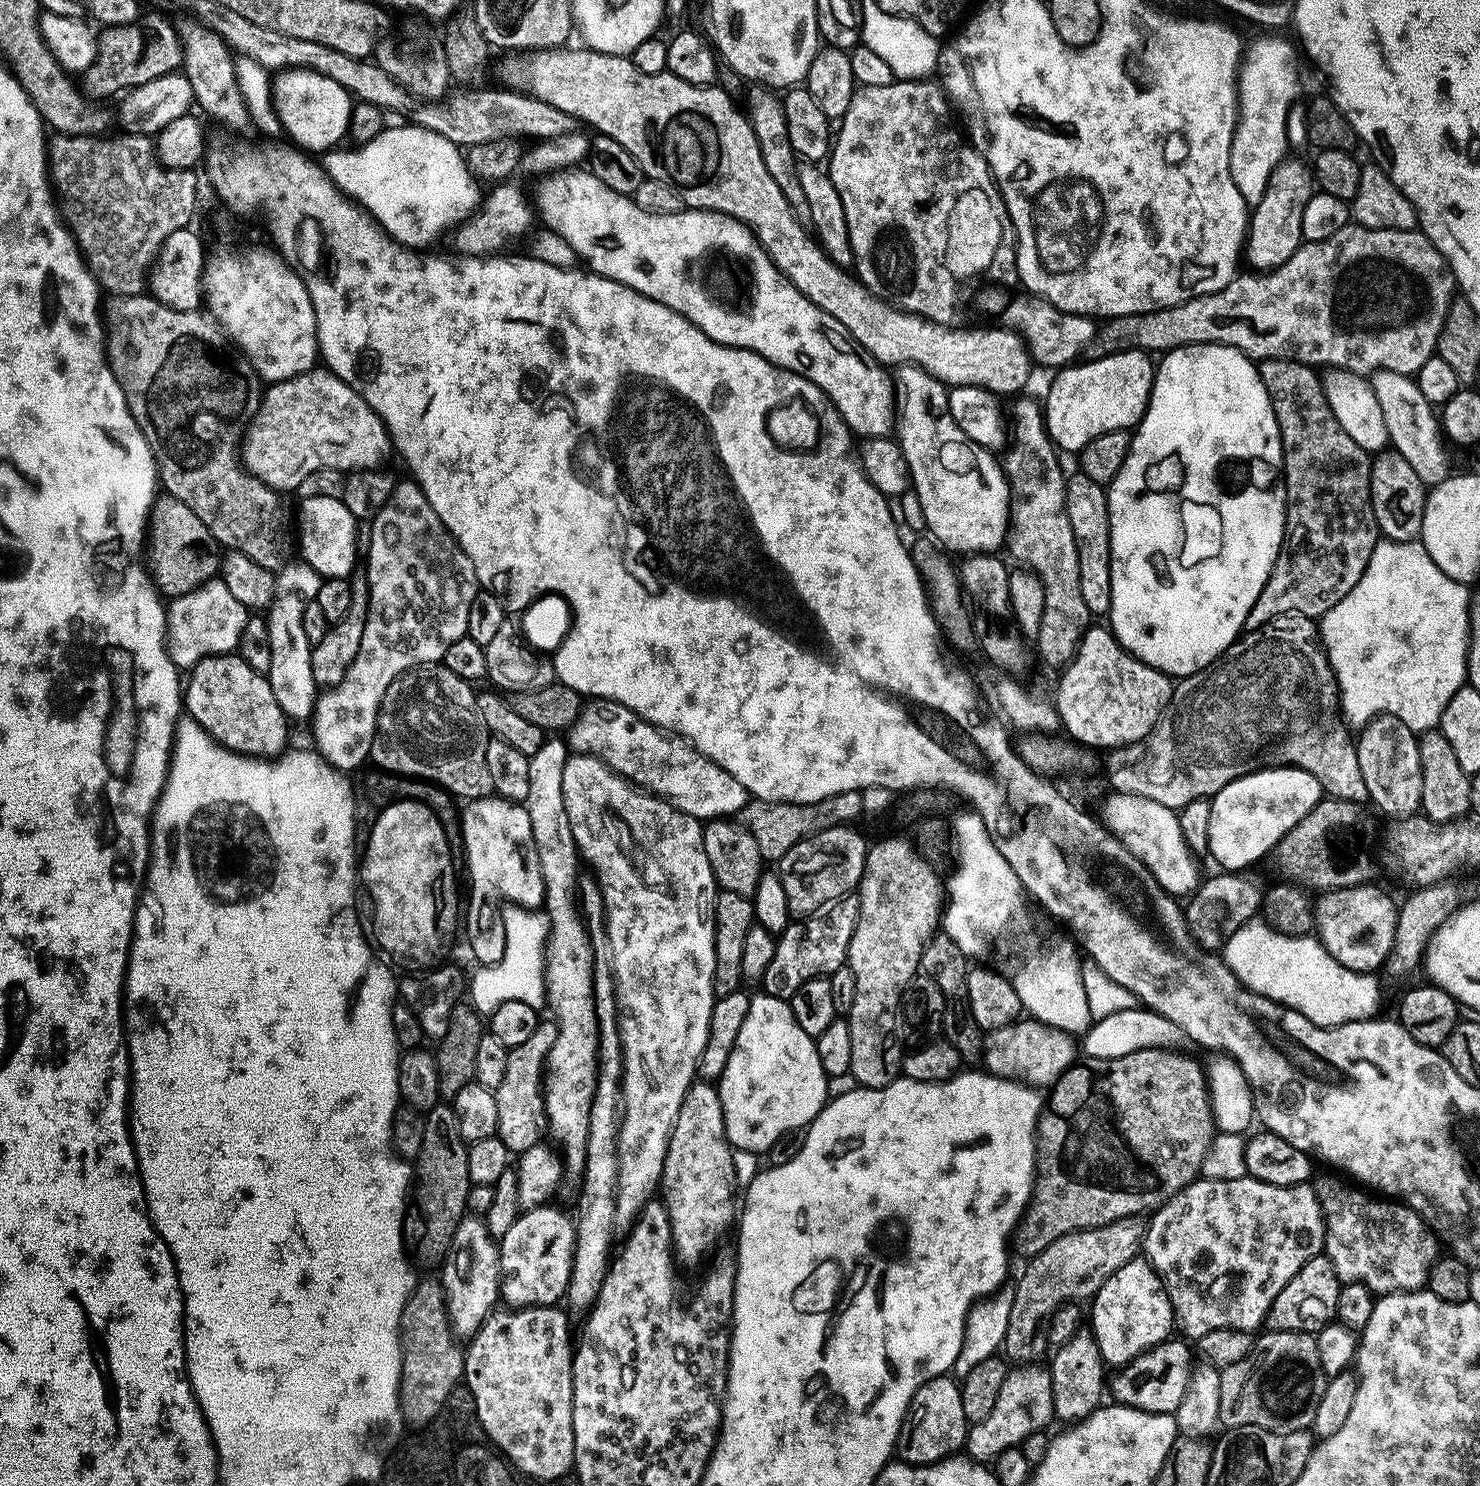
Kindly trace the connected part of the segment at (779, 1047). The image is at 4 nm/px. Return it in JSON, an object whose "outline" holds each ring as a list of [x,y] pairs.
{"outline":[[[763,994],[752,996],[746,1022],[742,1022],[742,1030],[738,1030],[738,1042],[734,1042],[734,1050],[730,1050],[730,1062],[726,1062],[726,1070],[722,1070],[720,1075],[718,1091],[728,1143],[738,1151],[767,1153],[776,1139],[786,1134],[786,1130],[807,1129],[822,1111],[829,1101],[828,1077],[822,1070],[814,1037],[798,1026],[798,1018],[794,1018],[789,1001]]]}

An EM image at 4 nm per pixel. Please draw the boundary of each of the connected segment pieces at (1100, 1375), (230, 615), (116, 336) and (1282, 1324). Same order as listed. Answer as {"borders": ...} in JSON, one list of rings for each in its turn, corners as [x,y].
{"borders":[[[[1082,1330],[1071,1338],[1067,1343],[1059,1345],[1052,1356],[1050,1371],[1052,1374],[1052,1415],[1057,1421],[1061,1420],[1064,1426],[1076,1426],[1088,1419],[1088,1415],[1101,1407],[1103,1396],[1106,1396],[1106,1365],[1102,1354],[1096,1345],[1096,1337],[1091,1331]]],[[[220,578],[209,580],[201,588],[190,590],[190,594],[175,597],[167,605],[166,611],[168,613],[166,640],[168,657],[176,663],[177,669],[180,670],[191,670],[198,661],[207,656],[223,656],[235,653],[239,649],[242,630],[250,615],[249,609],[244,608],[242,602],[238,602],[238,598],[234,598],[234,594],[230,594],[230,590],[226,590],[223,579]]],[[[148,294],[125,296],[117,304],[120,305],[113,310],[112,321],[109,319],[106,324],[108,365],[112,367],[114,378],[118,378],[118,386],[122,386],[126,406],[130,406],[130,414],[134,418],[134,422],[138,422],[138,426],[150,446],[152,456],[156,459],[158,480],[163,491],[169,496],[178,498],[178,502],[186,502],[186,506],[190,506],[190,510],[194,510],[194,514],[198,514],[198,518],[202,518],[206,530],[210,530],[210,534],[216,539],[216,543],[220,545],[221,549],[246,554],[246,558],[254,558],[254,562],[258,562],[258,566],[263,568],[273,570],[285,568],[293,559],[294,532],[293,529],[292,532],[288,529],[288,520],[284,517],[283,510],[280,509],[281,493],[270,487],[269,484],[264,484],[257,476],[253,476],[244,465],[242,445],[246,437],[246,424],[245,421],[242,422],[240,419],[243,418],[244,407],[248,404],[248,384],[240,377],[239,370],[232,365],[232,360],[228,357],[230,344],[216,317],[204,310],[183,312],[182,310],[167,308],[165,304],[161,304],[159,300]]],[[[1323,1254],[1310,1258],[1282,1290],[1278,1290],[1278,1298],[1268,1311],[1267,1327],[1273,1332],[1307,1332],[1315,1334],[1325,1328],[1326,1325],[1336,1320],[1336,1307],[1338,1306],[1338,1294],[1342,1285],[1330,1258]]]]}

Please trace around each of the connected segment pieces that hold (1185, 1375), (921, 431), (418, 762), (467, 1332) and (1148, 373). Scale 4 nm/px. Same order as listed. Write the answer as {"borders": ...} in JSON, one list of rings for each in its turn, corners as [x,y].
{"borders":[[[[1169,1338],[1162,1344],[1148,1349],[1143,1356],[1121,1367],[1116,1377],[1110,1380],[1110,1396],[1117,1404],[1126,1408],[1137,1408],[1143,1412],[1175,1414],[1187,1392],[1194,1367],[1194,1352],[1183,1344],[1183,1339]]],[[[901,364],[894,372],[894,388],[897,393],[904,392],[904,401],[899,401],[898,415],[894,420],[894,436],[908,463],[911,487],[918,502],[922,502],[922,514],[926,514],[927,531],[949,553],[992,554],[996,547],[1003,545],[1008,529],[1008,506],[1010,493],[1008,479],[1001,463],[991,451],[968,439],[968,435],[958,427],[954,418],[948,415],[949,389],[941,380],[936,380],[924,368],[914,364]]],[[[439,663],[409,668],[382,694],[382,702],[376,719],[376,733],[372,739],[371,763],[385,773],[401,772],[404,776],[421,776],[439,786],[444,778],[438,768],[444,768],[448,762],[468,760],[474,750],[486,750],[489,733],[480,720],[476,709],[476,692],[469,681],[458,678],[458,674],[450,674],[450,670]]],[[[468,1214],[454,1230],[452,1244],[442,1265],[444,1298],[448,1302],[448,1317],[457,1337],[468,1338],[483,1324],[496,1306],[500,1291],[500,1249],[497,1237],[488,1232],[488,1225],[479,1215]]],[[[1133,350],[1097,360],[1085,359],[1055,373],[1056,381],[1048,392],[1046,427],[1061,453],[1079,454],[1098,434],[1139,425],[1152,394],[1154,364],[1148,360],[1145,353]]]]}

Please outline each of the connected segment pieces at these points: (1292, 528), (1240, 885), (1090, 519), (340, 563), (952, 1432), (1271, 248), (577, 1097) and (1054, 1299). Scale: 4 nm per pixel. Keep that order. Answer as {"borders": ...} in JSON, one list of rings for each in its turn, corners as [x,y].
{"borders":[[[[1262,360],[1258,364],[1258,378],[1272,403],[1272,416],[1278,422],[1284,451],[1284,541],[1266,578],[1266,586],[1262,586],[1262,594],[1258,594],[1250,614],[1246,614],[1244,628],[1248,632],[1258,630],[1279,616],[1323,617],[1335,604],[1342,602],[1354,586],[1358,586],[1358,578],[1362,578],[1370,554],[1374,554],[1374,546],[1381,539],[1370,494],[1370,453],[1362,450],[1362,446],[1342,430],[1342,422],[1334,418],[1334,410],[1330,410],[1330,402],[1326,402],[1324,381],[1318,372],[1316,376],[1316,372],[1315,367],[1296,360]]],[[[1224,870],[1219,874],[1221,876],[1212,876],[1209,880],[1207,877],[1184,908],[1184,920],[1192,931],[1192,937],[1205,950],[1219,949],[1226,934],[1236,932],[1245,922],[1253,919],[1259,913],[1256,911],[1261,911],[1266,895],[1265,889],[1260,889],[1259,882],[1248,876],[1252,874],[1241,874],[1236,870]]],[[[1083,474],[1069,475],[1066,490],[1066,514],[1070,518],[1070,530],[1074,530],[1074,542],[1078,546],[1078,583],[1082,598],[1093,617],[1107,617],[1112,611],[1112,547],[1110,546],[1110,514],[1108,513],[1108,494],[1105,485],[1086,478]]],[[[315,497],[308,498],[299,503],[300,506],[300,532],[298,528],[298,548],[302,550],[301,559],[309,564],[317,573],[328,579],[330,577],[349,577],[353,573],[356,560],[356,527],[358,522],[350,510],[346,509],[342,498]]],[[[945,1374],[943,1376],[935,1376],[933,1380],[928,1380],[924,1383],[923,1386],[919,1388],[919,1390],[914,1394],[914,1398],[910,1402],[910,1406],[908,1407],[908,1414],[904,1418],[904,1424],[900,1427],[900,1433],[898,1434],[898,1438],[896,1439],[896,1446],[894,1449],[895,1455],[899,1457],[901,1461],[905,1464],[937,1464],[939,1460],[947,1460],[948,1457],[957,1455],[965,1447],[967,1438],[968,1438],[968,1430],[969,1423],[966,1418],[966,1410],[962,1410],[962,1394],[960,1393],[959,1383],[954,1379],[951,1380],[951,1375]]],[[[1286,158],[1270,174],[1270,182],[1262,194],[1262,202],[1251,209],[1246,243],[1242,248],[1242,256],[1248,259],[1249,269],[1271,270],[1282,266],[1300,249],[1304,240],[1302,234],[1302,210],[1306,210],[1306,202],[1314,195],[1314,177],[1307,163]]],[[[560,738],[545,739],[538,754],[528,757],[530,794],[526,807],[530,814],[530,826],[534,830],[538,862],[542,866],[543,907],[548,913],[550,929],[546,949],[546,1000],[550,1008],[552,1004],[551,1015],[558,1023],[556,1041],[546,1065],[546,1111],[551,1127],[564,1132],[579,1124],[581,1127],[588,1118],[592,1094],[596,1089],[598,1028],[592,994],[593,949],[588,943],[588,934],[578,915],[576,903],[578,849],[570,830],[566,802],[562,798],[562,770],[570,749],[563,739],[556,739]]],[[[1127,1216],[1102,1228],[1066,1234],[1046,1246],[1046,1250],[1037,1256],[1031,1257],[1025,1263],[1028,1265],[1012,1292],[1010,1322],[1006,1322],[1006,1338],[1002,1345],[1003,1355],[1016,1366],[1035,1365],[1046,1347],[1042,1337],[1055,1312],[1065,1304],[1079,1301],[1079,1296],[1095,1296],[1110,1274],[1114,1274],[1126,1262],[1137,1259],[1145,1231],[1146,1224],[1140,1216]]]]}

